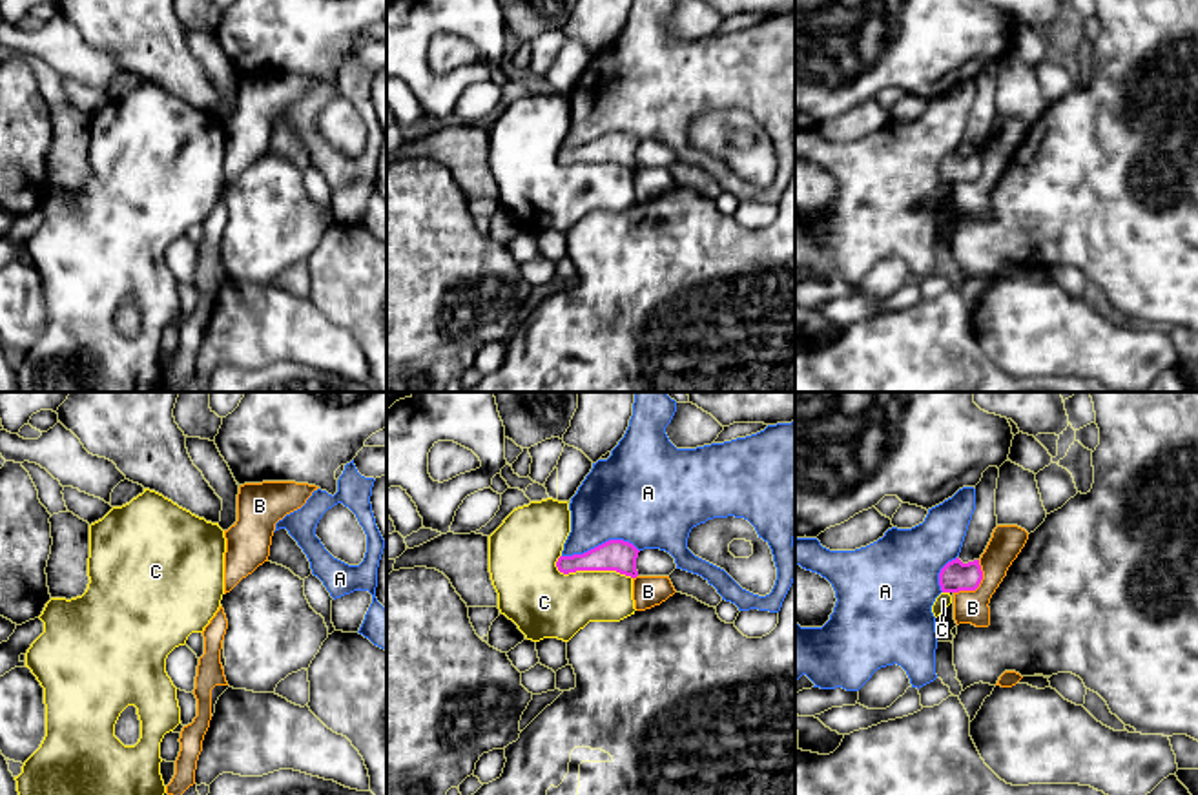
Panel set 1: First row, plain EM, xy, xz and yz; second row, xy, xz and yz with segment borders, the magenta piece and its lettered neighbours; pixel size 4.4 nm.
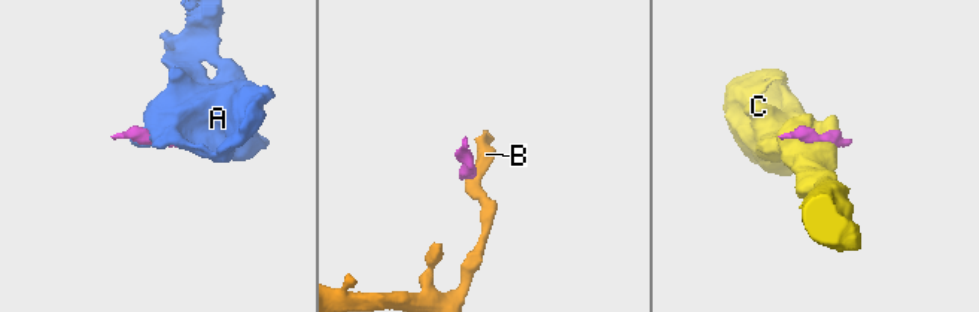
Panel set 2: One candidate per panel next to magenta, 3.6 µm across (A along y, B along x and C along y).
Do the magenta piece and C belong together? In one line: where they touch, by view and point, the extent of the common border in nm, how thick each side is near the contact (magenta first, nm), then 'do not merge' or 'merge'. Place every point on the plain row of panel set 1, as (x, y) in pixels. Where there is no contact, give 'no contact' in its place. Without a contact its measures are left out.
contact xz (591, 161); length 360 nm; calibres 140 and 300 nm; do not merge

